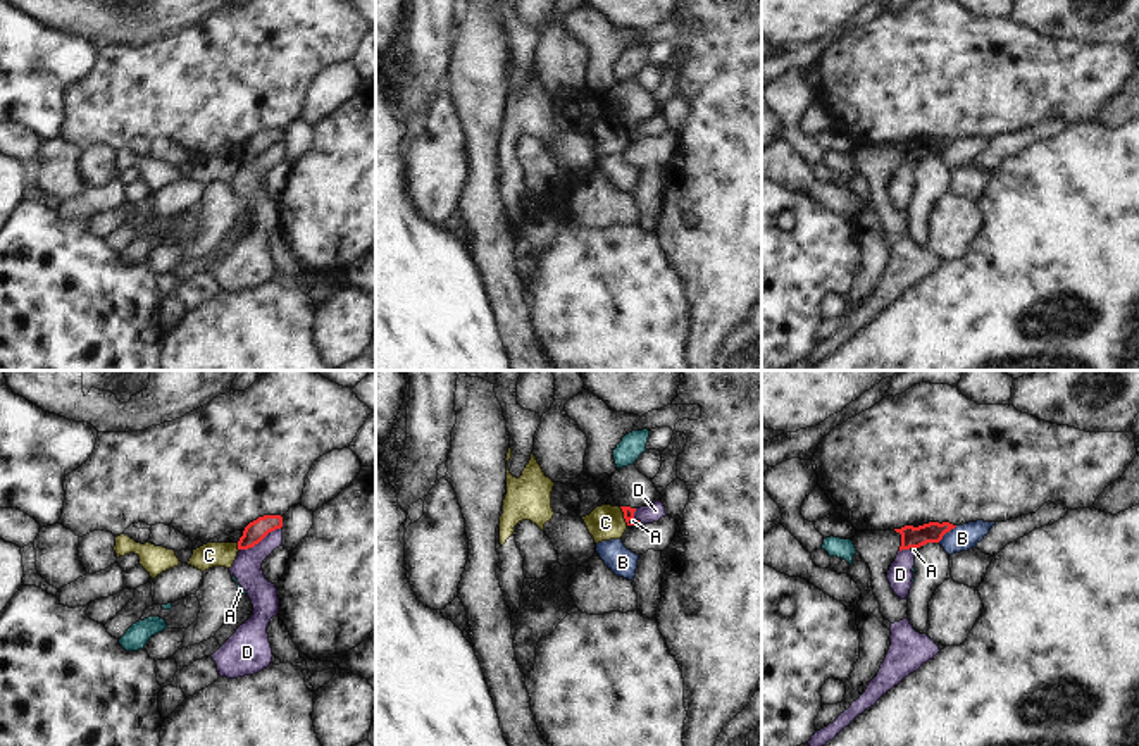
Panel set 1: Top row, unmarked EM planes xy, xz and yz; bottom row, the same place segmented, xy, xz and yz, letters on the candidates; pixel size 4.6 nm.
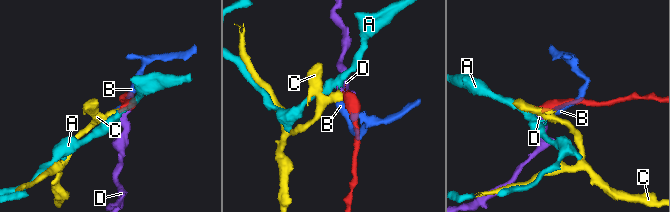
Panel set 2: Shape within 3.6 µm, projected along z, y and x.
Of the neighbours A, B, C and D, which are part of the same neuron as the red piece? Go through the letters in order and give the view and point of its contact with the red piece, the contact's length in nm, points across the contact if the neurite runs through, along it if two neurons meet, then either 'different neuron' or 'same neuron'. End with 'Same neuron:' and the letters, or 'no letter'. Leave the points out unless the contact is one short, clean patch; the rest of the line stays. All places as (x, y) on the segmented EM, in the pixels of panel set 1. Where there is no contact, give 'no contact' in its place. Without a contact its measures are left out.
A: xz (631, 524) | 50 nm | along xz (636, 521), (628, 522) | different neuron
B: yz (946, 531) | 120 nm | different neuron
C: xz (624, 515) | 100 nm | different neuron
D: xy (259, 541) | 220 nm | along xy (280, 528), (252, 547), (240, 550) | different neuron
Same neuron: no letter

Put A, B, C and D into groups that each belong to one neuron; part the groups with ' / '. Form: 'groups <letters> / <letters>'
groups A D / B / C

